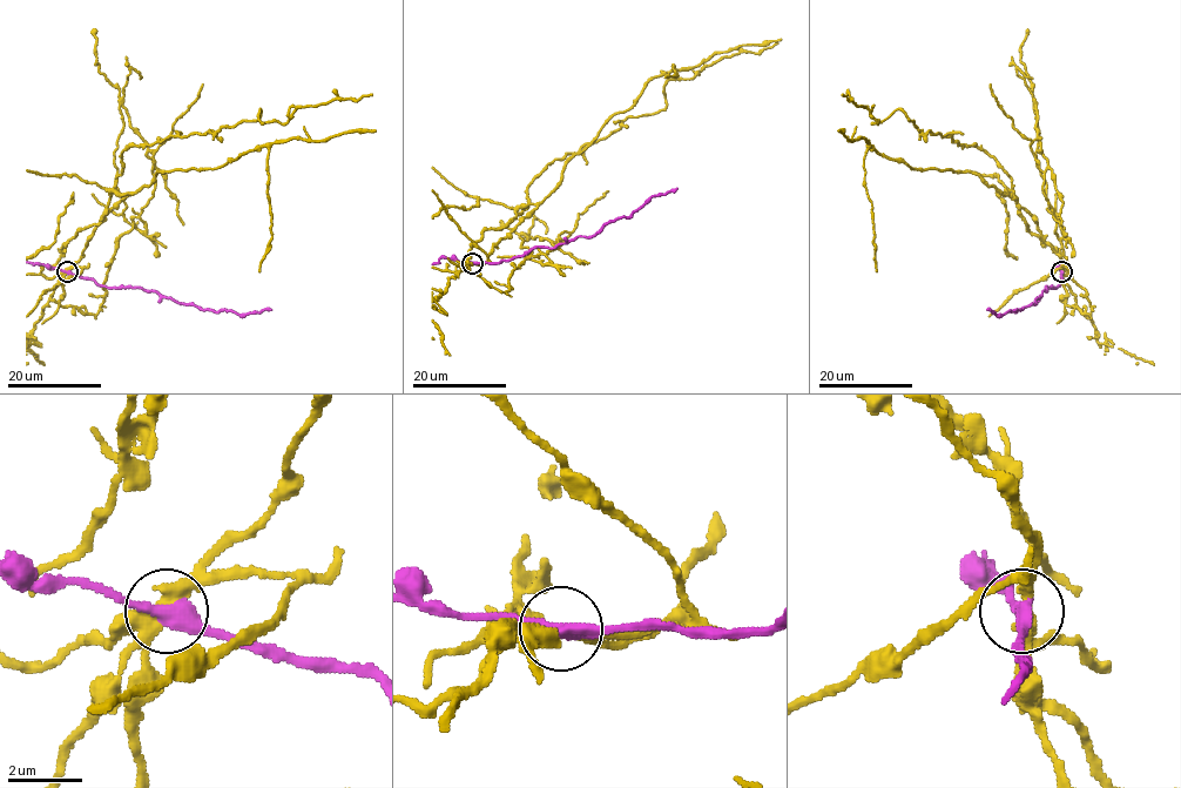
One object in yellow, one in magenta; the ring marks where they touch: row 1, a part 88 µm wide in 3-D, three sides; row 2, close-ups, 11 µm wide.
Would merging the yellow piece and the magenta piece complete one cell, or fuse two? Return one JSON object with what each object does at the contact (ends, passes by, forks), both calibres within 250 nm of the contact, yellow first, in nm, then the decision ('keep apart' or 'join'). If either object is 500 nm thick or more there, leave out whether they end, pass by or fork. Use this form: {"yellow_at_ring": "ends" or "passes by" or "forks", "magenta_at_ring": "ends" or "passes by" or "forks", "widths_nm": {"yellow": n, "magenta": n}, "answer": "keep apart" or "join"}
{"yellow_at_ring": "passes by", "magenta_at_ring": "passes by", "widths_nm": {"yellow": 360, "magenta": 360}, "answer": "keep apart"}

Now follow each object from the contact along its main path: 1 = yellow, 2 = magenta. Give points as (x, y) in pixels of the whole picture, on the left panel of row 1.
1: (67, 271), (132, 195), (112, 190), (128, 148), (372, 94)
2: (67, 271), (93, 278), (108, 288), (157, 291), (174, 301), (217, 312), (233, 310), (247, 315), (271, 310)

